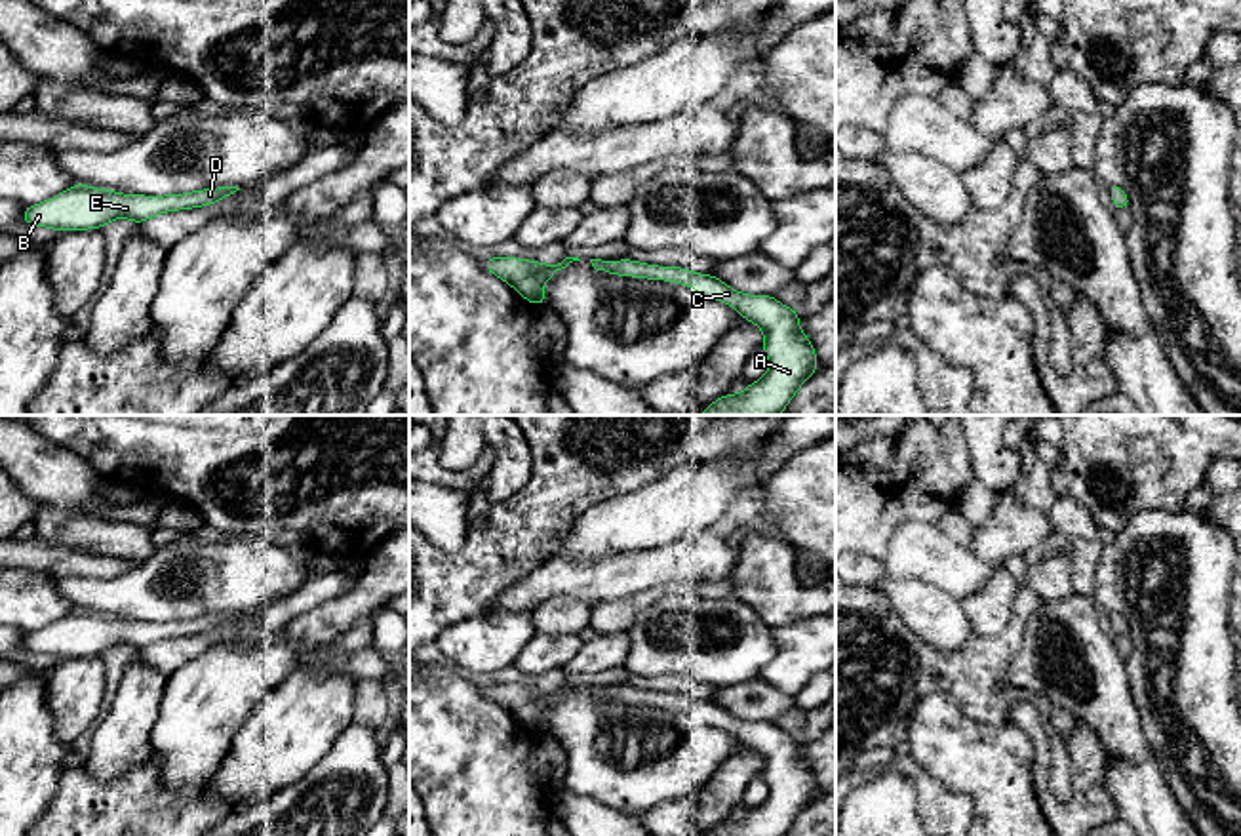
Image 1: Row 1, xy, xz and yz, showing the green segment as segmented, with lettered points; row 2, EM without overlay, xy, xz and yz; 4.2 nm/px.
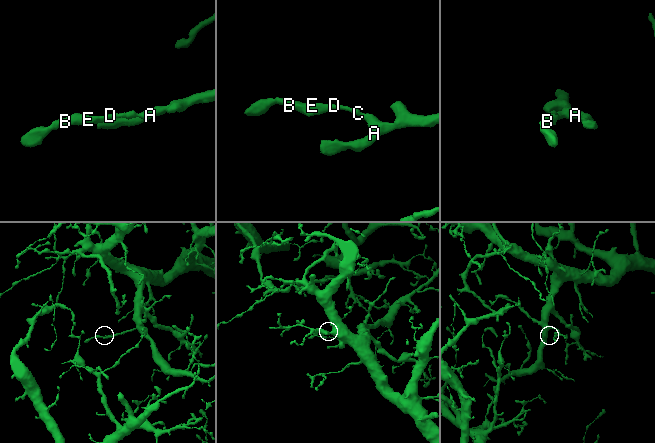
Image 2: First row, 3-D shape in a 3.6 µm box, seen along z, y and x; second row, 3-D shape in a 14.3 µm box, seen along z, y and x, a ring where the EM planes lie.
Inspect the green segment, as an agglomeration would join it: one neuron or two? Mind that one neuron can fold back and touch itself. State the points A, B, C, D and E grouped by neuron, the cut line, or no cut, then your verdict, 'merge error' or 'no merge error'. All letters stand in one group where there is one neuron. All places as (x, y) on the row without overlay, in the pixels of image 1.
A B C D E | no cut | no merge error

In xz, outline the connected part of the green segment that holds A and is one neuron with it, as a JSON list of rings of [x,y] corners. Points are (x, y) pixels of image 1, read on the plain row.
[[[590,686],[596,697],[619,703],[666,707],[695,714],[699,720],[733,731],[737,739],[763,756],[761,775],[769,785],[765,804],[740,821],[725,821],[704,836],[784,836],[798,815],[817,800],[817,779],[799,756],[799,737],[792,737],[773,722],[746,722],[712,701],[697,701],[681,693],[657,693],[632,686]]]

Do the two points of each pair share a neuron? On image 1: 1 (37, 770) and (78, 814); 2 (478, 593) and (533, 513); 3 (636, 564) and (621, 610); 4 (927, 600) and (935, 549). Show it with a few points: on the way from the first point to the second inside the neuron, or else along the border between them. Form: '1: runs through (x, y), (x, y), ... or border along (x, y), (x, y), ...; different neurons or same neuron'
1: border along (65, 772), (52, 802), (40, 816); different neurons
2: runs through (478, 574), (518, 532); same neuron
3: border along (669, 587), (650, 587), (592, 604); different neurons
4: border along (887, 574), (899, 579), (929, 581), (960, 602); different neurons

